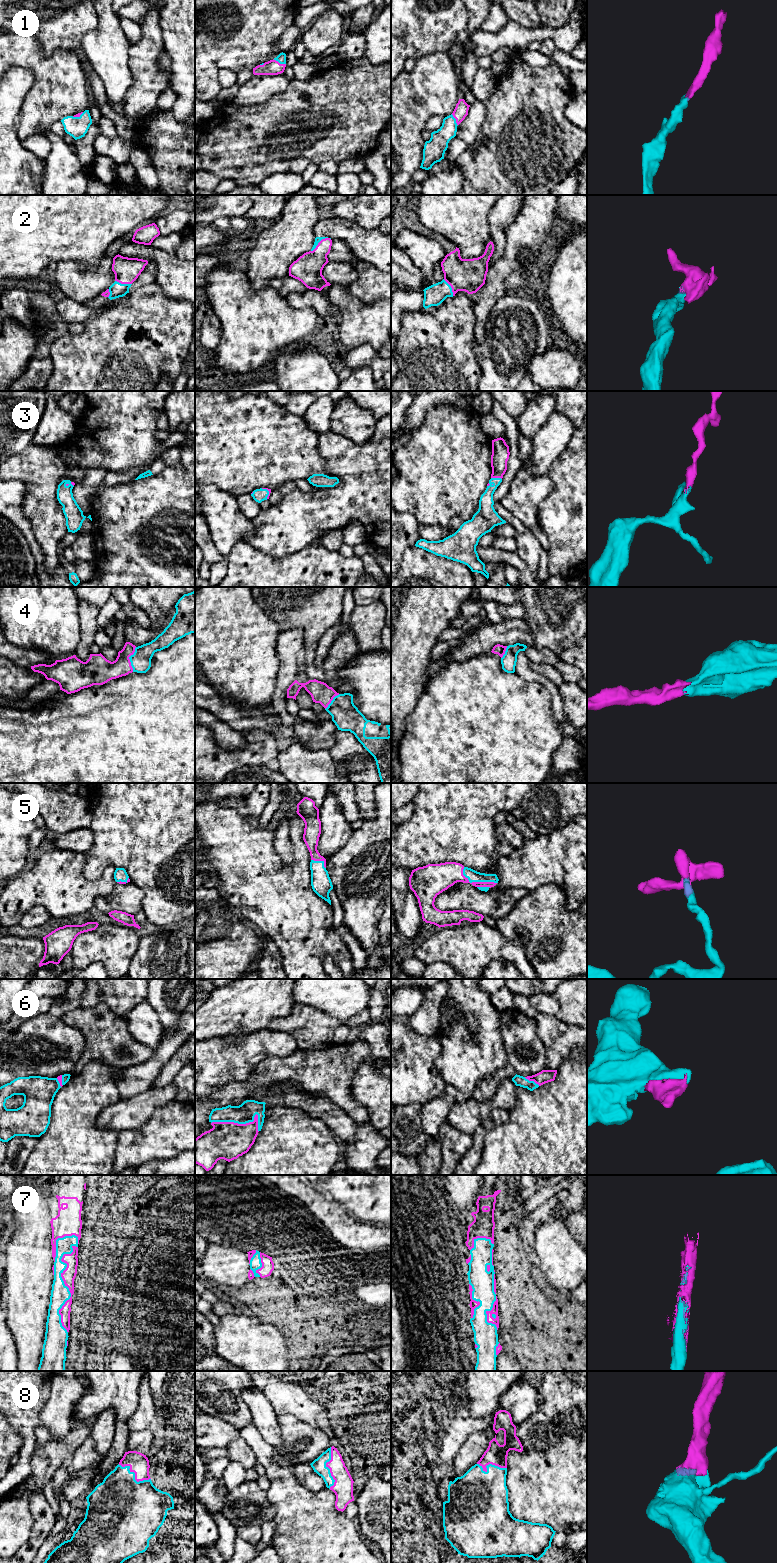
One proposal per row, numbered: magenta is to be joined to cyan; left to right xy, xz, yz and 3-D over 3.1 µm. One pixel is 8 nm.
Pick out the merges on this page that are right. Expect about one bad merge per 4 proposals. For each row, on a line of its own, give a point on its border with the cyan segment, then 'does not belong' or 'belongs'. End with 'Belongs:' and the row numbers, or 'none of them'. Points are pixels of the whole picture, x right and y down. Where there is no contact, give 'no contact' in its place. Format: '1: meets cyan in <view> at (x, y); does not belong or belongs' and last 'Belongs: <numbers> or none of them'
1: meets cyan in xz at (279, 62); belongs
2: meets cyan in xz at (318, 242); belongs
3: meets cyan in yz at (496, 478); belongs
4: meets cyan in xy at (129, 658); belongs
5: meets cyan in yz at (477, 881); belongs
6: meets cyan in xz at (236, 1122); belongs
7: meets cyan in xy at (64, 1285); belongs
8: meets cyan in xz at (328, 1468); belongs
Belongs: 1, 2, 3, 4, 5, 6, 7, 8

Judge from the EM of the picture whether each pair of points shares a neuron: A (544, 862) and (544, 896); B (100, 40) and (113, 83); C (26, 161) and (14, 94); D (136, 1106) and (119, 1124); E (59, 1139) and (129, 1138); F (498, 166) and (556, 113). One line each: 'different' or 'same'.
A: different
B: same
C: same
D: same
E: different
F: same

